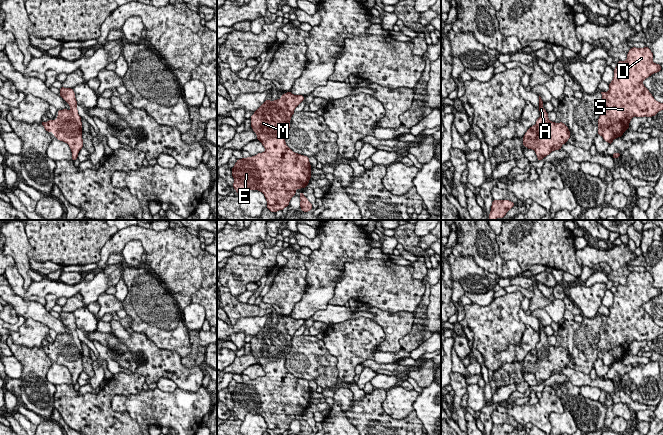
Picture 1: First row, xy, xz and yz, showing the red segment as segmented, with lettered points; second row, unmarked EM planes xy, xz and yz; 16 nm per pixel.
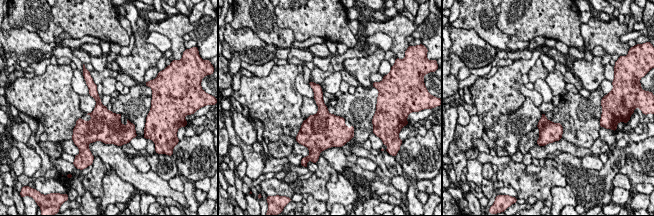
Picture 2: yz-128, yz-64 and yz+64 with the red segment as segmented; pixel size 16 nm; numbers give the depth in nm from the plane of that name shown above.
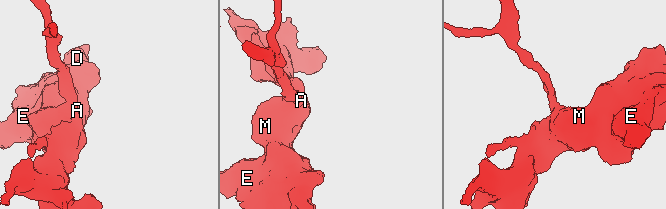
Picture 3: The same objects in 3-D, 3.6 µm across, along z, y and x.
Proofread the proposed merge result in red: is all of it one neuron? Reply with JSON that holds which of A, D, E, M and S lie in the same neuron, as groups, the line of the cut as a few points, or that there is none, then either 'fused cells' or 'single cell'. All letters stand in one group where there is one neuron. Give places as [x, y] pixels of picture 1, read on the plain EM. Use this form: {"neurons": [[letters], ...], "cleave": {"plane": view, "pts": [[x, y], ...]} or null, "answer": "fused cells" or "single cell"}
{"neurons": [["A", "D", "E", "M", "S"]], "cleave": null, "answer": "single cell"}

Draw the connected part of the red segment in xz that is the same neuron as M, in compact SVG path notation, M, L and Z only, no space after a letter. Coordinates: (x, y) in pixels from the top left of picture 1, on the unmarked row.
M290 315L281 319L281 323L266 324L251 340L251 351L265 371L263 377L238 383L231 392L234 401L233 411L243 421L249 413L261 415L270 435L283 434L296 418L296 413L305 412L311 402L311 389L307 380L293 376L285 367L286 356L291 351L290 344L295 332L304 324L303 319L294 319Z

